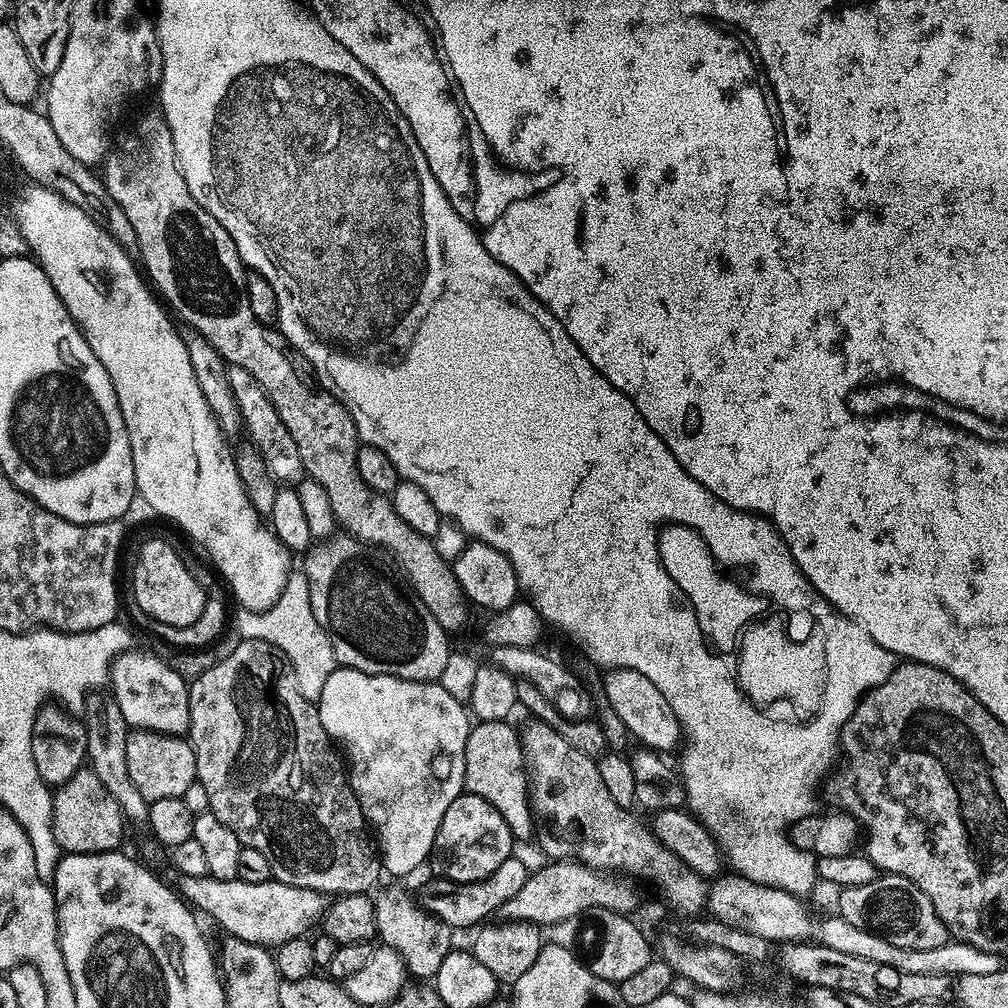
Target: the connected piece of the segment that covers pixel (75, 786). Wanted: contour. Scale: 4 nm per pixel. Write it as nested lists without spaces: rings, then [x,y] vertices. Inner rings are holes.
[[[85,766],[52,793],[52,825],[54,838],[65,852],[115,852],[124,840],[126,821],[118,802],[110,798],[110,790],[98,782],[98,774]]]

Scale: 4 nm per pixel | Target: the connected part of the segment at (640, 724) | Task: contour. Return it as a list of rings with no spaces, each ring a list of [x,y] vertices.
[[[614,668],[603,673],[604,676],[604,697],[603,699],[626,722],[626,730],[633,741],[641,740],[643,747],[648,750],[655,750],[661,754],[668,754],[668,751],[682,740],[682,729],[676,712],[666,702],[666,694],[646,678],[646,674],[638,674],[638,670],[629,668]]]

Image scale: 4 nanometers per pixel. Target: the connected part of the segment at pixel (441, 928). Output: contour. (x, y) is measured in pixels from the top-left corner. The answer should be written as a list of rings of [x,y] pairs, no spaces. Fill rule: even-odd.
[[[382,888],[375,893],[372,900],[379,943],[392,947],[401,956],[409,977],[419,978],[424,982],[431,981],[438,974],[438,966],[442,966],[446,954],[453,951],[453,929],[434,913],[428,912],[423,903],[419,899],[415,900],[406,889]]]

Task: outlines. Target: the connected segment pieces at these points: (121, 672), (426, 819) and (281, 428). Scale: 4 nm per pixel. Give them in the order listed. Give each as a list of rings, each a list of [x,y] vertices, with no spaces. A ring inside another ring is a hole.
[[[129,650],[117,656],[110,673],[111,699],[116,701],[129,729],[161,732],[166,736],[183,737],[190,726],[189,681],[178,675],[163,656]]]
[[[338,666],[330,678],[326,678],[315,706],[326,734],[339,745],[346,757],[348,784],[358,798],[365,821],[374,829],[383,871],[392,876],[410,875],[427,856],[433,855],[438,826],[442,826],[450,802],[465,791],[464,755],[470,727],[465,705],[446,694],[439,682],[371,676],[362,670]]]
[[[228,365],[228,382],[234,394],[234,402],[238,402],[240,413],[244,419],[244,430],[247,439],[260,452],[273,479],[284,486],[296,486],[305,479],[302,458],[298,458],[298,446],[294,446],[294,438],[290,438],[290,430],[286,430],[282,418],[278,418],[278,410],[274,410],[274,402],[262,390],[258,378],[250,374],[250,370],[242,370],[242,366]]]

